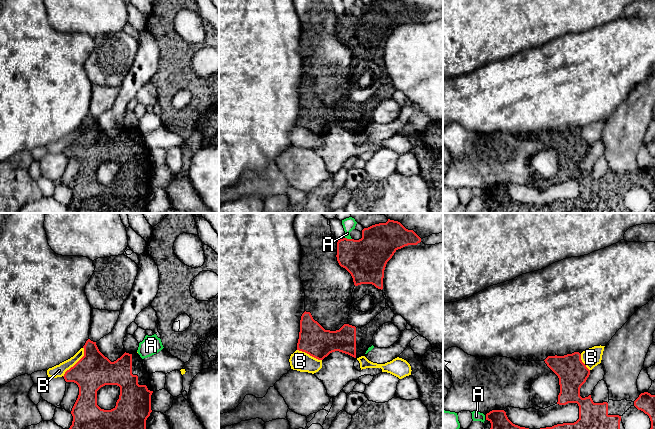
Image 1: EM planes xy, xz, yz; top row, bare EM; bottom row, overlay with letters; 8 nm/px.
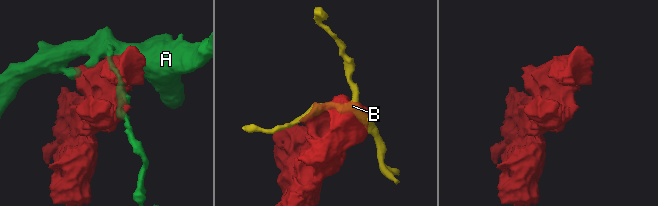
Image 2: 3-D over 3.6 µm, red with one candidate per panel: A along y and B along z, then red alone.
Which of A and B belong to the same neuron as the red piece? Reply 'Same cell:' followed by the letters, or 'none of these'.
Same cell: none of these

